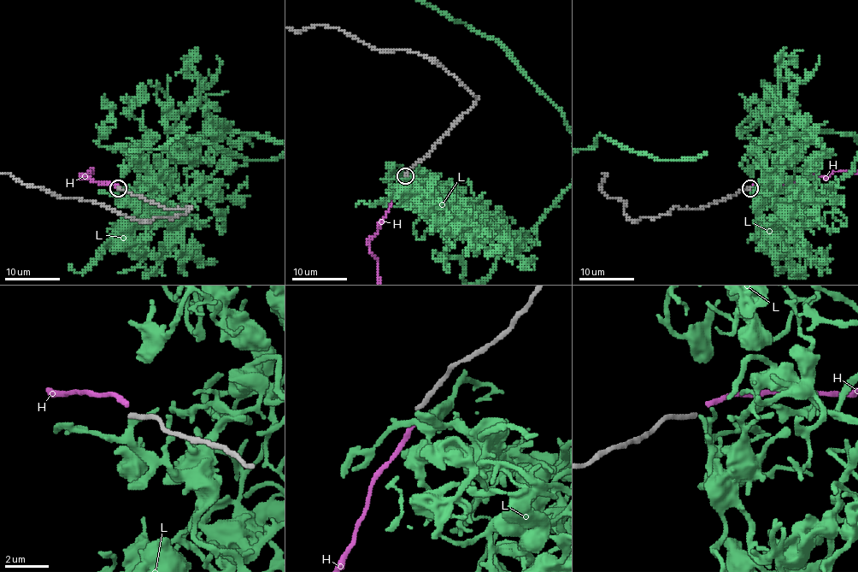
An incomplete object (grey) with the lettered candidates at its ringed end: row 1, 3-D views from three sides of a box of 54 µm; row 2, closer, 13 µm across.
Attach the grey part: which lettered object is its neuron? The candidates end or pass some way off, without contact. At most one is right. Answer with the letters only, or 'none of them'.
none of them

